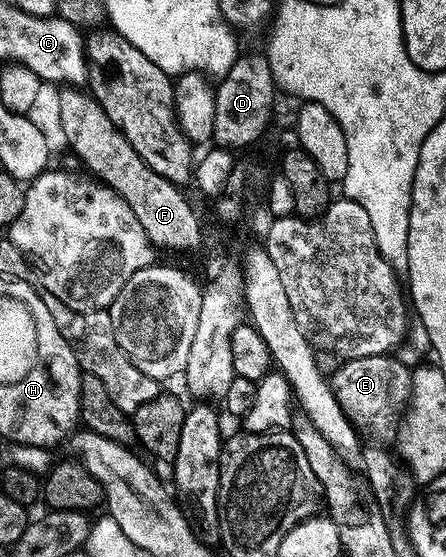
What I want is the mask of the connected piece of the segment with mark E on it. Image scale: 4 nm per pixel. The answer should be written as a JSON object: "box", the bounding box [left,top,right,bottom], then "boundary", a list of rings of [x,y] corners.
{"box":[330,353,412,443],"boundary":[[[383,353],[369,357],[350,357],[336,374],[331,374],[330,384],[338,407],[346,415],[348,422],[356,432],[368,437],[372,443],[395,442],[400,432],[400,422],[404,419],[404,410],[408,408],[408,399],[412,396],[412,369],[401,358]]]}

